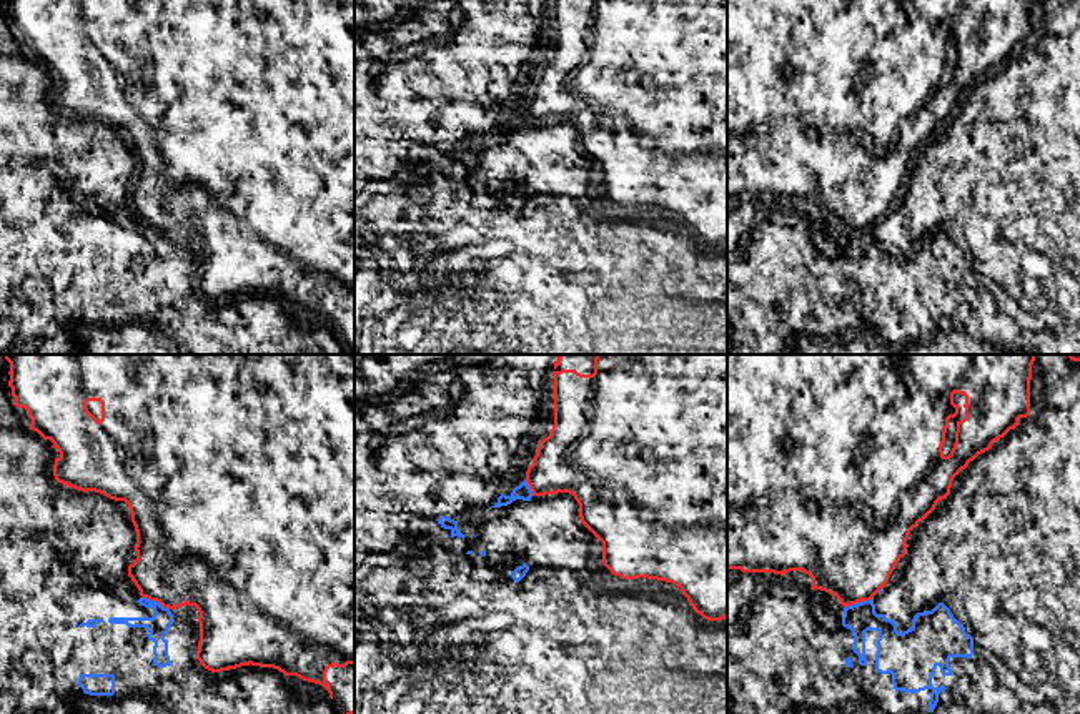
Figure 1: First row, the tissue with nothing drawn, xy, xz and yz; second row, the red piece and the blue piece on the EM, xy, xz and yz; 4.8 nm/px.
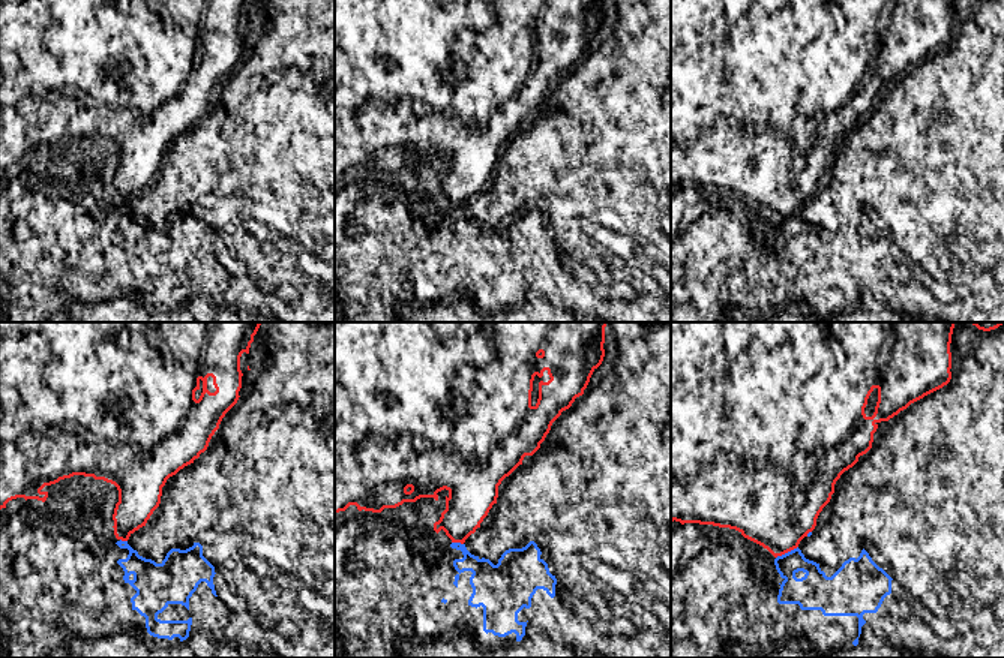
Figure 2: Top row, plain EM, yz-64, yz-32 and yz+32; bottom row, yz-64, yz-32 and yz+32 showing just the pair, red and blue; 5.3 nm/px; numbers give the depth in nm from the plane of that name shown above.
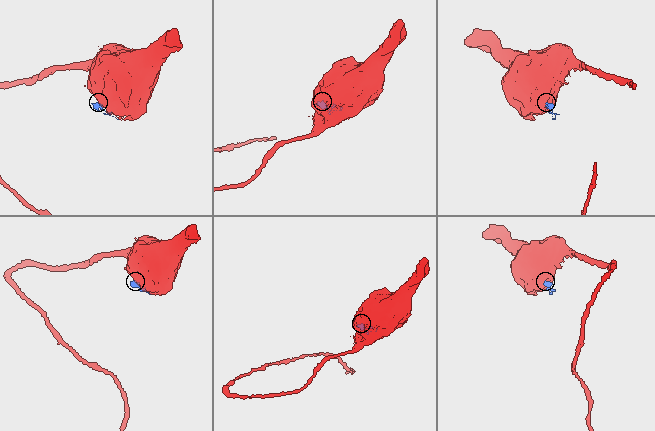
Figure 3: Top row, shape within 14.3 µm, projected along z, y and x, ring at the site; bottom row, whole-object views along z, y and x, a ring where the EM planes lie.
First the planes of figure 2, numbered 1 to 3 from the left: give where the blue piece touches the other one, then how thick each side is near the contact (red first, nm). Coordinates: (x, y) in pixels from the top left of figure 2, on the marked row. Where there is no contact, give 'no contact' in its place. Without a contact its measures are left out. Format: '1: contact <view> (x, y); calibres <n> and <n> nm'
1: contact yz-64 (123, 540); calibres 220 and 180 nm
2: contact yz-32 (458, 541); calibres 240 and 160 nm
3: contact yz+32 (787, 552); calibres 440 and 190 nm

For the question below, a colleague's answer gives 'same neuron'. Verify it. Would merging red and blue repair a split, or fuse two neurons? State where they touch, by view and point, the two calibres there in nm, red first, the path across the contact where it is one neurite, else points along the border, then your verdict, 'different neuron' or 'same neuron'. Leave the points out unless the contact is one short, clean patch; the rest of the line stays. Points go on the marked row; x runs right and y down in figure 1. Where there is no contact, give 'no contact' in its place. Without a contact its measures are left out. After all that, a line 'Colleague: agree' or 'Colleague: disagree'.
contact yz (857, 601); calibres 440 and 150 nm; border yz (872, 596), (844, 608); different neuron
Colleague: disagree

